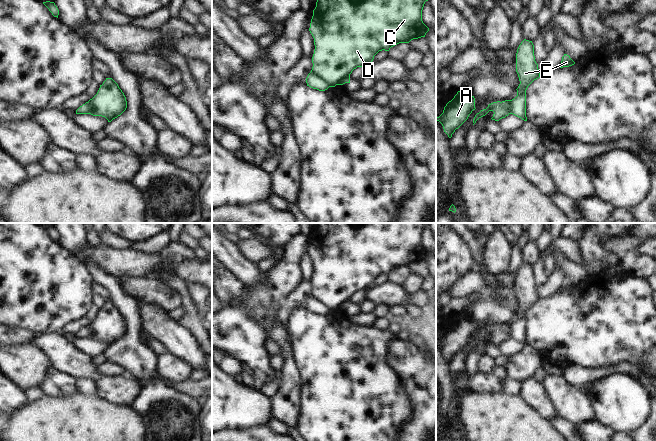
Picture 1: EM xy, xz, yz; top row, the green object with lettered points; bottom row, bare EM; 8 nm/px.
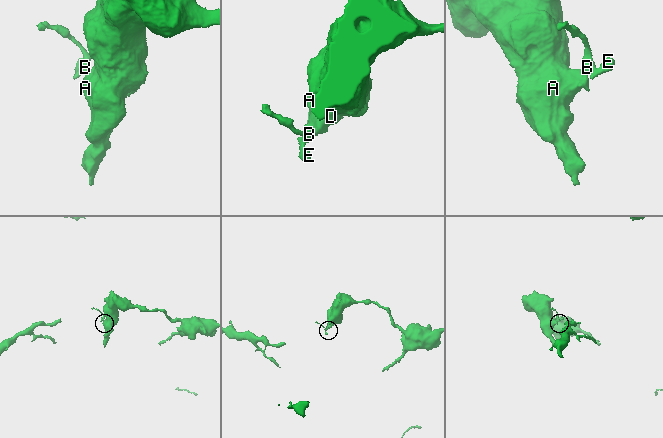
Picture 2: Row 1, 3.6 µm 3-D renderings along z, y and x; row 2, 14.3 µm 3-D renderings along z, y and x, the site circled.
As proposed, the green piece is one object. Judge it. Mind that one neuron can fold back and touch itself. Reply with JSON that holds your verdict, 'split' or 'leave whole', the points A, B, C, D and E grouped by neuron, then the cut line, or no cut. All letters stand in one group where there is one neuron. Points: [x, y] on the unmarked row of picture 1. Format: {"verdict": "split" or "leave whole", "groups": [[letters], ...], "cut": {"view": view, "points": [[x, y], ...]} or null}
{"verdict": "split", "groups": [["A", "C", "D"], ["B", "E"]], "cut": {"view": "xz", "points": [[311, 294], [330, 310]]}}

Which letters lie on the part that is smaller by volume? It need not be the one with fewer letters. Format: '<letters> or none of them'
B, E

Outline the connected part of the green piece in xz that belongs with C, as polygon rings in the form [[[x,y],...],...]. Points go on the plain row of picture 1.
[[[318,223],[309,255],[314,262],[312,297],[330,311],[350,307],[350,298],[357,291],[367,291],[382,274],[389,275],[399,267],[425,261],[429,252],[422,245],[422,234],[429,223]]]

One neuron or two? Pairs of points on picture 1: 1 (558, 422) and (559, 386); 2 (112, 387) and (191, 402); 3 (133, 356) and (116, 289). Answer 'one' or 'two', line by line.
1: two
2: two
3: one

